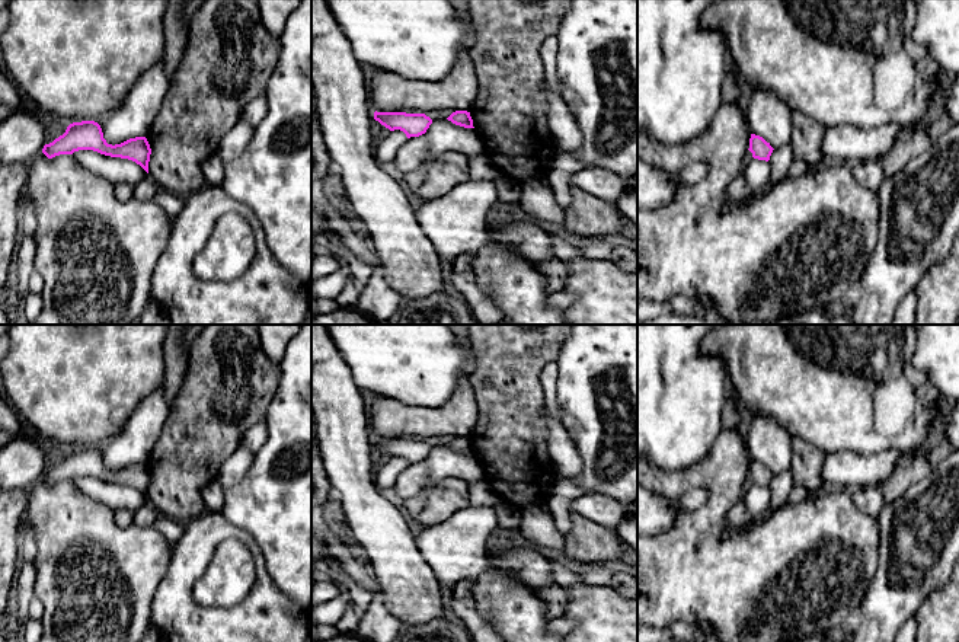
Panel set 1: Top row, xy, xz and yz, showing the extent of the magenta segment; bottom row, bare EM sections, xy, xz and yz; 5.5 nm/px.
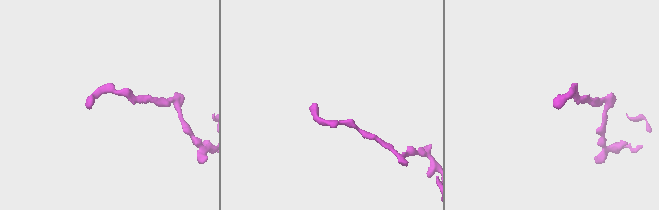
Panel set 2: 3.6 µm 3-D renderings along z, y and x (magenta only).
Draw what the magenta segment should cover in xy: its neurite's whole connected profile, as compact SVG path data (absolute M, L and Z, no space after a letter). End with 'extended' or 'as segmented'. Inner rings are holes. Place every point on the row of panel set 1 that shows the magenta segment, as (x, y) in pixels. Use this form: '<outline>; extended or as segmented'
M95 121L73 122L65 132L45 144L42 153L52 159L60 154L73 154L79 150L93 150L105 156L128 159L148 173L151 148L146 137L130 138L121 144L108 144L102 128Z; as segmented

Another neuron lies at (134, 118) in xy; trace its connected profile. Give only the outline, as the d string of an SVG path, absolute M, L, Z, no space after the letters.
M162 58L140 76L122 105L100 125L106 143L115 146L135 137L147 138L167 89L169 79Z

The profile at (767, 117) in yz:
M771 90L748 92L747 122L751 134L763 137L773 148L790 144L792 111Z

